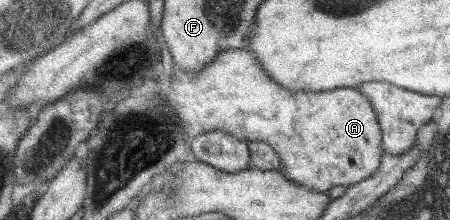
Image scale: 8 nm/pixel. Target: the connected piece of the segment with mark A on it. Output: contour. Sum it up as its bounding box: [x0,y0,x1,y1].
[153,48,383,192]

